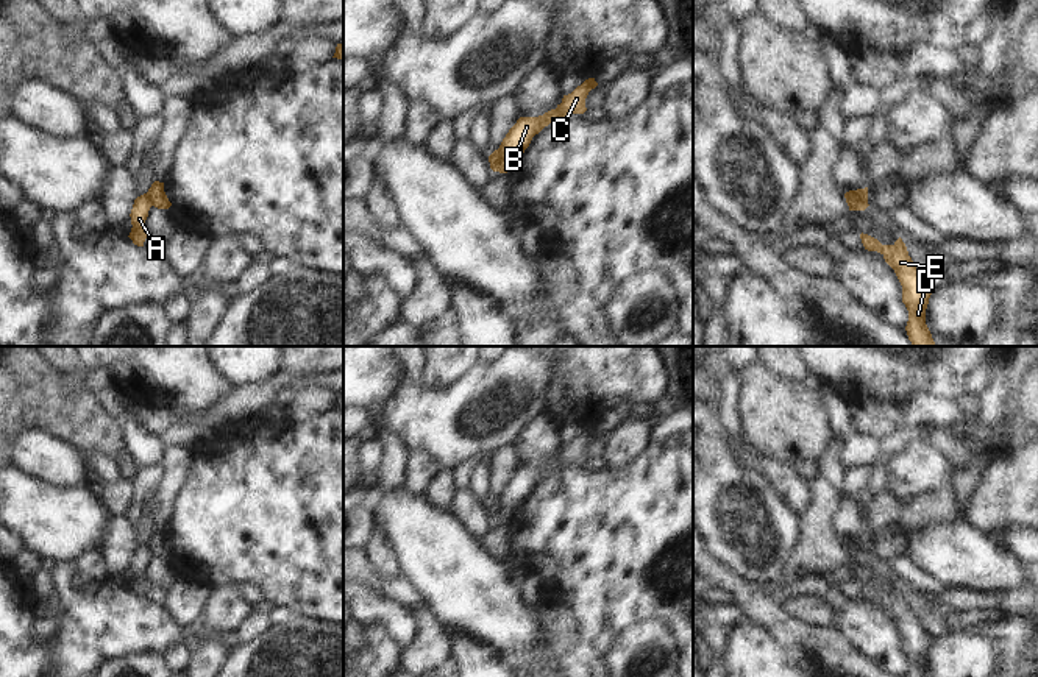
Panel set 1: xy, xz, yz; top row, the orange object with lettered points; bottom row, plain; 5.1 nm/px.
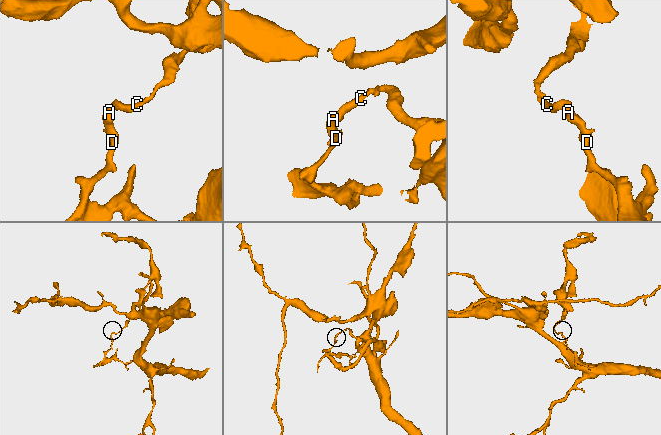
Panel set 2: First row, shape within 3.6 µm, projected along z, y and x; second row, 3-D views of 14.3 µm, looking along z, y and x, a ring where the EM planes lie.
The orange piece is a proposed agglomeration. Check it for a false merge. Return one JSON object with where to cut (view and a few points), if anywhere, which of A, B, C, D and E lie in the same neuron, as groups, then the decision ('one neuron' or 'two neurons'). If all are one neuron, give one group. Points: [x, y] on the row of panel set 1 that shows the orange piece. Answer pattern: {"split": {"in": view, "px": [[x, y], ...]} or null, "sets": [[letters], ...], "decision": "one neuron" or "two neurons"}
{"split": {"in": "xz", "px": [[498, 150], [495, 170]]}, "sets": [["A", "D", "E"], ["B", "C"]], "decision": "two neurons"}

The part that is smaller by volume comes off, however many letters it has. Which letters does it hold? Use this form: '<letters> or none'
B, C

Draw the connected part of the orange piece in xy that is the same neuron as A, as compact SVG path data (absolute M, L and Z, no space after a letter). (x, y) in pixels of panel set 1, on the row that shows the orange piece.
M147 193L134 200L134 204L130 214L133 228L128 237L137 246L144 246L144 242L148 236L148 231L145 229L145 220L148 217L150 207L151 207L151 203Z

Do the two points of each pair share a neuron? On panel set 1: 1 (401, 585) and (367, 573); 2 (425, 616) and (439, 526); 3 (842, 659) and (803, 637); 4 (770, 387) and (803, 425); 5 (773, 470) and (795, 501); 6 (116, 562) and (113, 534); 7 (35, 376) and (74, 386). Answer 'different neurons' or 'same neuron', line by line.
1: same neuron
2: different neurons
3: same neuron
4: same neuron
5: same neuron
6: same neuron
7: different neurons

